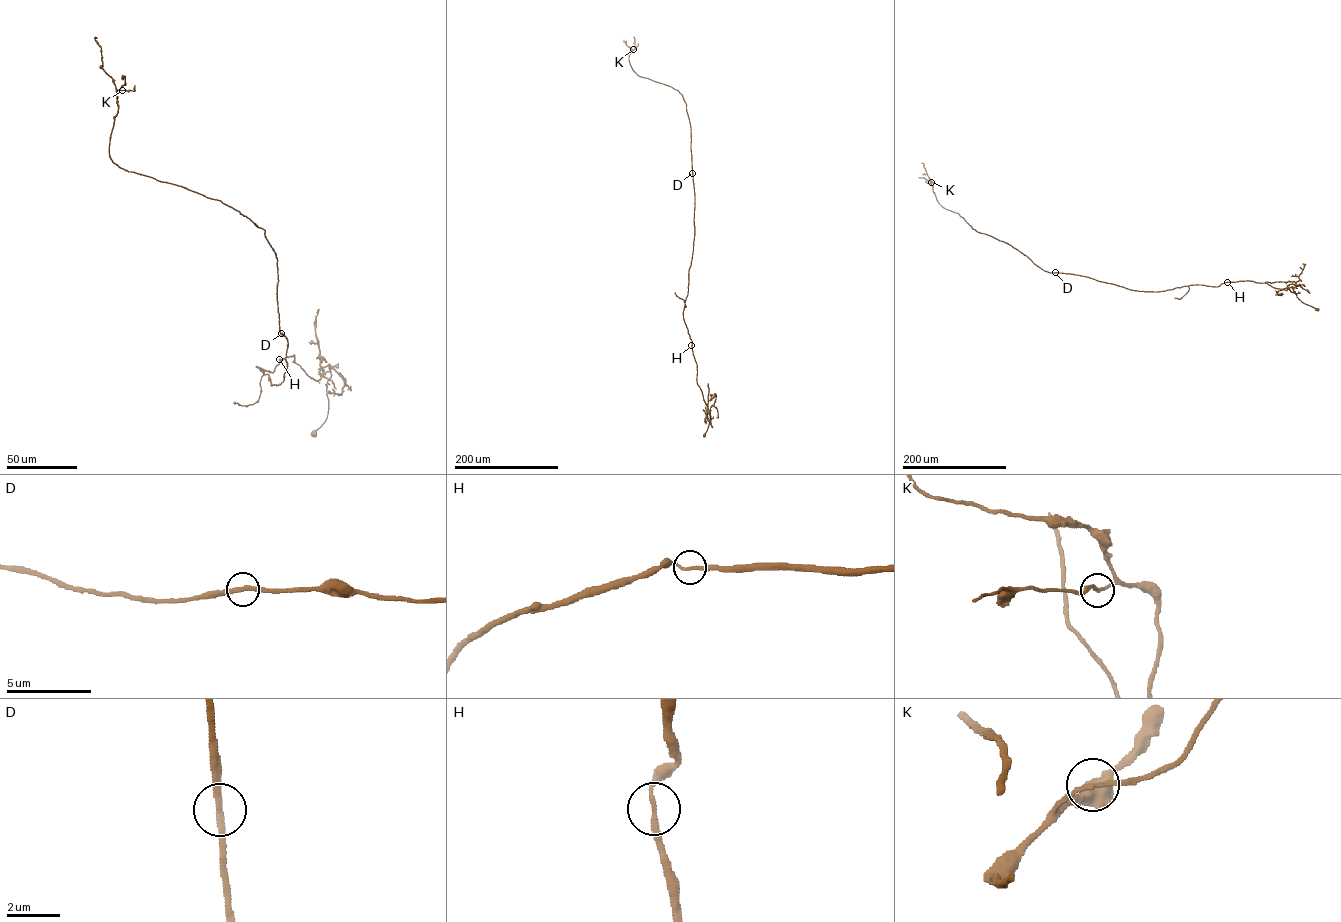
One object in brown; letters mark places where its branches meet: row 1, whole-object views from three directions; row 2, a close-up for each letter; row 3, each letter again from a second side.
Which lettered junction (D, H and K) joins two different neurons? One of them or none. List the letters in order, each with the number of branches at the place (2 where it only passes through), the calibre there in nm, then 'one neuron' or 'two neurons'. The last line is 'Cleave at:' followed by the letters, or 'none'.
D: branches 2; calibre 280 nm; one neuron
H: branches 2; calibre 180 nm; one neuron
K: branches 2; calibre 140 nm; one neuron
Cleave at: none

